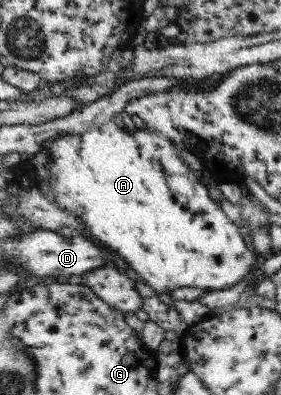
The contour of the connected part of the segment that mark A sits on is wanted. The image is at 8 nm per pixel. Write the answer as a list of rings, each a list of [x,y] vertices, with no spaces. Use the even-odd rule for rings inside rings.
[[[116,122],[111,123],[108,126],[102,126],[101,129],[93,129],[92,131],[86,131],[83,135],[63,135],[52,141],[47,141],[41,155],[39,156],[40,162],[36,168],[42,169],[49,175],[52,175],[54,180],[54,189],[57,192],[56,203],[66,211],[74,214],[79,219],[82,219],[87,227],[89,227],[89,233],[93,234],[93,238],[99,244],[102,244],[114,253],[114,256],[118,259],[120,265],[128,267],[132,274],[145,286],[150,293],[156,293],[157,295],[164,295],[167,293],[178,292],[185,288],[191,288],[192,290],[199,290],[200,292],[214,291],[214,290],[227,290],[233,288],[239,281],[251,278],[254,268],[260,264],[263,257],[260,254],[255,253],[253,247],[247,244],[247,241],[242,237],[239,228],[226,216],[225,211],[219,207],[215,199],[211,199],[211,192],[208,185],[208,181],[205,176],[205,171],[195,172],[189,169],[189,166],[185,165],[186,162],[178,154],[178,150],[169,139],[165,138],[165,135],[157,134],[155,131],[139,131],[133,130],[130,127],[129,130],[121,130],[121,126],[116,125]],[[106,130],[117,130],[114,133],[114,137],[110,138],[111,144],[108,145],[108,139],[106,136]]]

